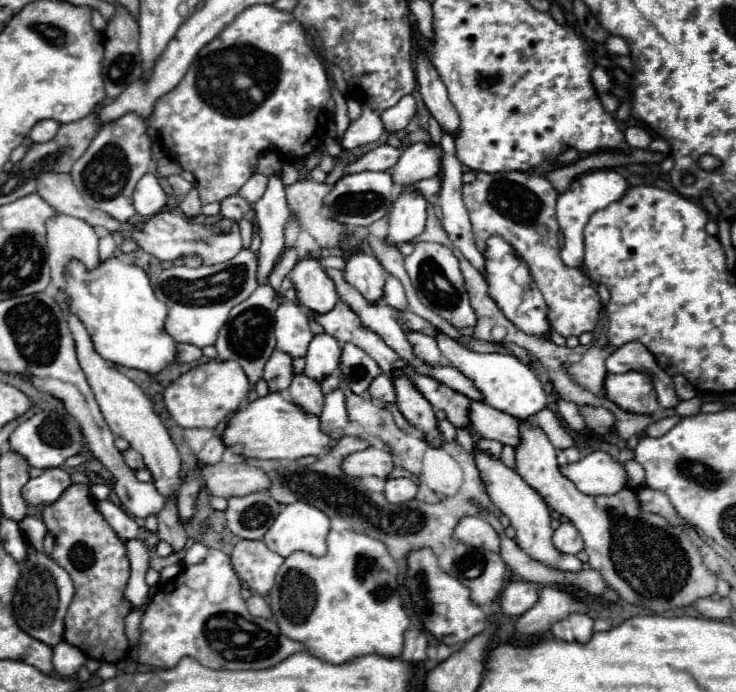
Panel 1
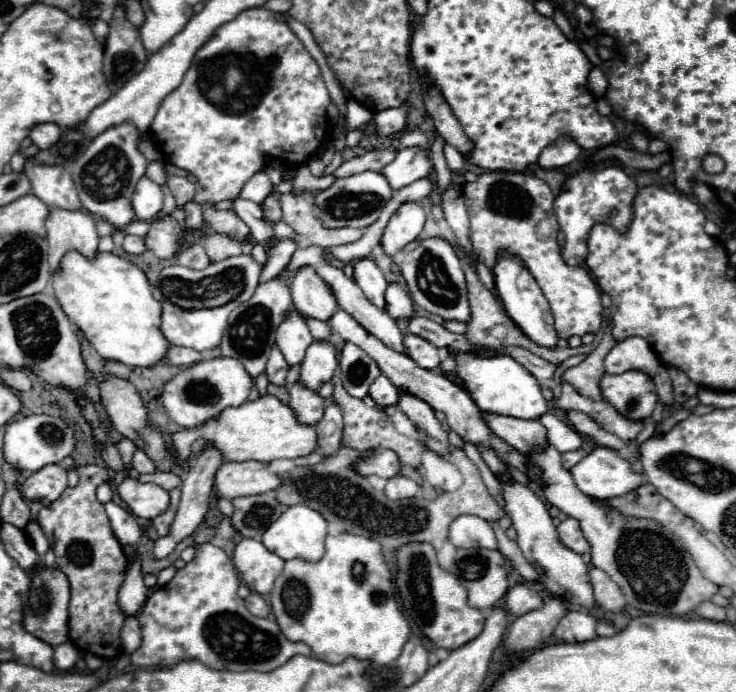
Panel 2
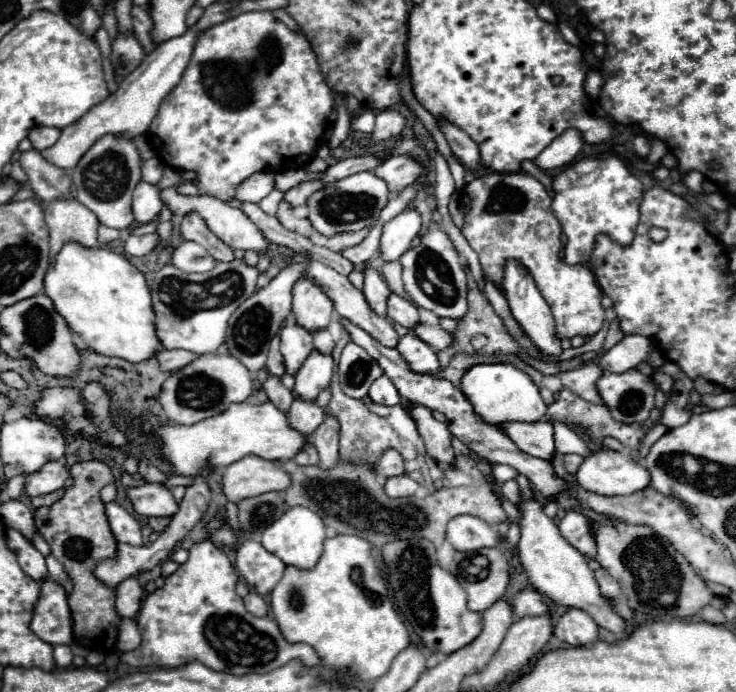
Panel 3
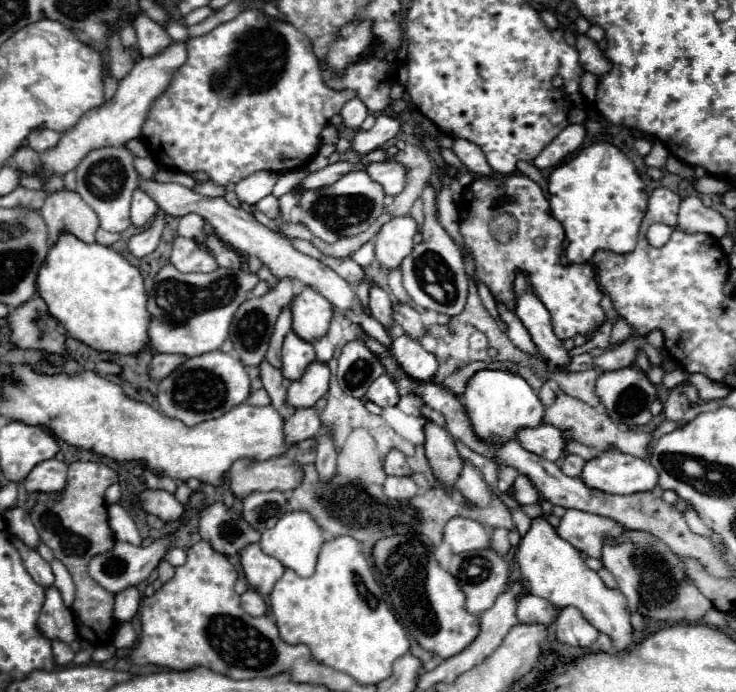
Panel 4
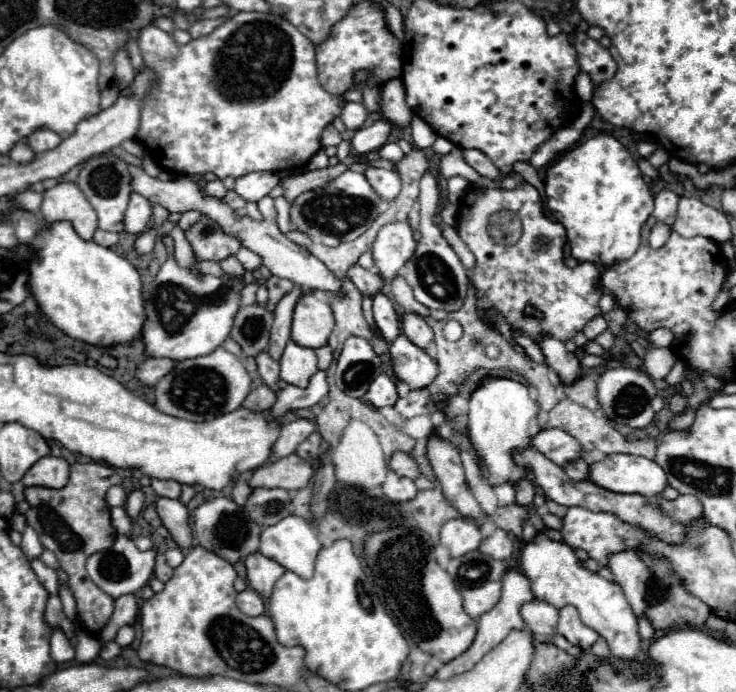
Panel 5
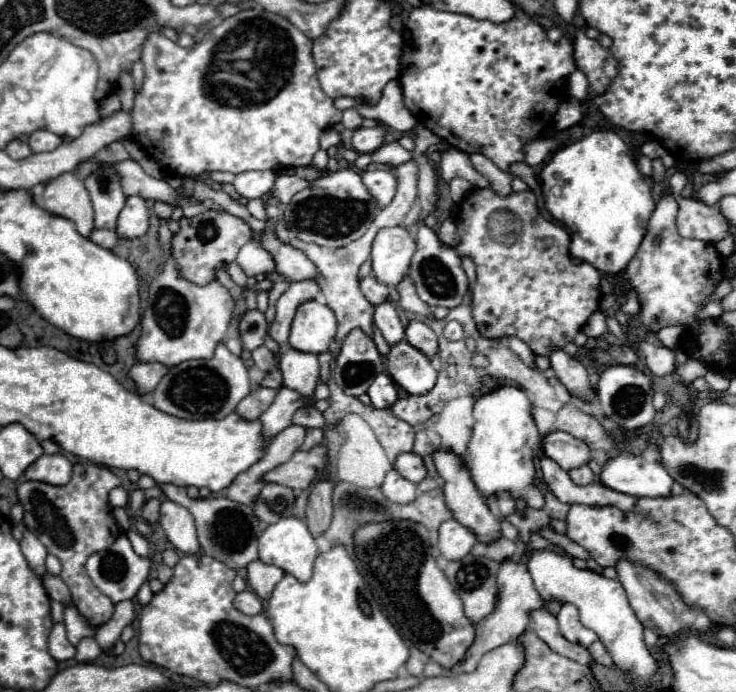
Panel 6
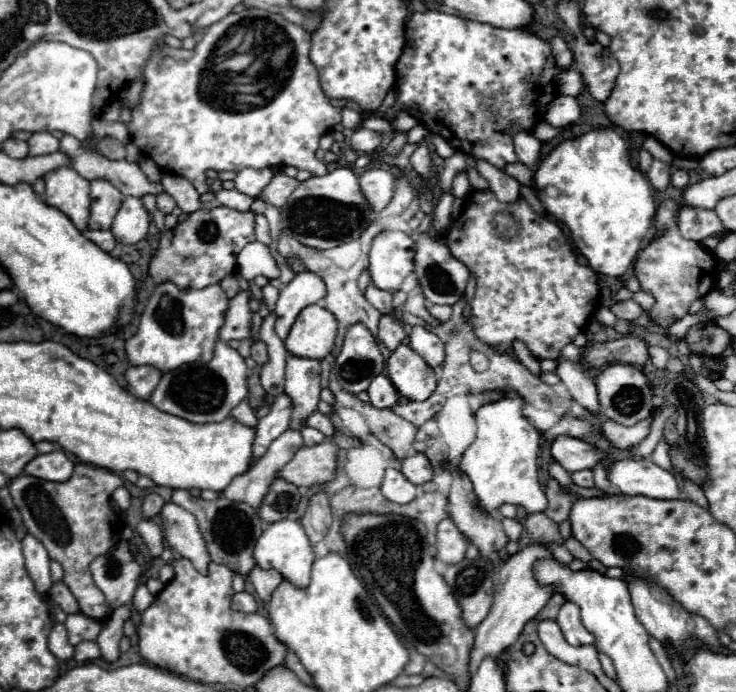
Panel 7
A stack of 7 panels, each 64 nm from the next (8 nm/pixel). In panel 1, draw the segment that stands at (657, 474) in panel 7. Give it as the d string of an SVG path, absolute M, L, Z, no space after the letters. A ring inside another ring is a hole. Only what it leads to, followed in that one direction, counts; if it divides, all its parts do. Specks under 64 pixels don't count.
M594 450L586 458L560 466L560 472L576 484L582 494L616 494L626 482L626 470L620 462L612 460L606 452Z

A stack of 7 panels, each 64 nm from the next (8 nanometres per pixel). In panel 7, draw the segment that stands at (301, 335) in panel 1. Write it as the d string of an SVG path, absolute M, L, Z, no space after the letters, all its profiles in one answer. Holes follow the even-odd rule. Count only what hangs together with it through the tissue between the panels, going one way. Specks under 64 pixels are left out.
M288 354L286 358L286 394L292 398L292 424L302 428L300 422L308 418L320 402L320 362Z

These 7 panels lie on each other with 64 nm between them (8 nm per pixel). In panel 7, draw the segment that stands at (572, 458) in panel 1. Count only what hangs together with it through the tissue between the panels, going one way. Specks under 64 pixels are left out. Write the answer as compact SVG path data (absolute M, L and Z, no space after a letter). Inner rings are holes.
M580 470L580 472L572 472L572 482L576 486L584 486L584 488L592 488L594 486L594 478L592 478L592 470Z

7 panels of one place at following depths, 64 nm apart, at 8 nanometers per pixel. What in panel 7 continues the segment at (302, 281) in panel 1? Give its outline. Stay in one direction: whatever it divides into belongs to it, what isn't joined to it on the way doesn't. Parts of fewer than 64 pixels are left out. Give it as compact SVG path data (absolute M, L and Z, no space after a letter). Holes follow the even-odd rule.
M320 304L306 306L290 328L284 340L286 348L294 356L324 358L330 354L336 338L336 318Z

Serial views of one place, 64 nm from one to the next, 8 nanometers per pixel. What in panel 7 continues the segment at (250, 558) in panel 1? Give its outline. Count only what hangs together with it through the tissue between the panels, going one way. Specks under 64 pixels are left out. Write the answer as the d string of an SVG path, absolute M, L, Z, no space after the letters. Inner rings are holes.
M254 566L252 572L248 574L248 580L252 582L256 594L258 594L264 602L268 602L270 596L272 596L272 592L276 590L276 586L278 586L284 578L282 578L280 572L276 572L276 570L262 570L260 566Z

